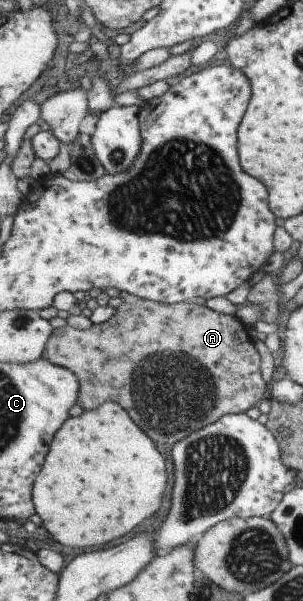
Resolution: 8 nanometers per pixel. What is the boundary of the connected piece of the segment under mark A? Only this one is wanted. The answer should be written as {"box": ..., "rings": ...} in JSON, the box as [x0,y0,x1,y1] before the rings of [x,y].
{"box":[43,299,271,444],"rings":[[[141,299],[136,302],[122,302],[117,308],[116,313],[111,316],[108,321],[100,324],[94,324],[89,330],[79,330],[73,326],[66,325],[62,328],[55,329],[53,336],[49,340],[47,350],[43,355],[45,360],[51,360],[53,364],[59,364],[69,368],[80,378],[81,390],[79,393],[78,404],[85,410],[95,410],[102,404],[108,402],[119,403],[133,417],[133,420],[157,444],[177,444],[181,438],[187,438],[193,432],[197,432],[213,422],[217,422],[221,417],[231,413],[245,413],[253,407],[257,407],[261,400],[270,395],[269,385],[271,382],[263,380],[263,372],[261,372],[261,356],[255,348],[254,339],[249,333],[249,327],[245,325],[235,316],[229,314],[219,314],[212,308],[202,304],[191,302],[165,304],[163,302],[155,302],[155,300]]]}

